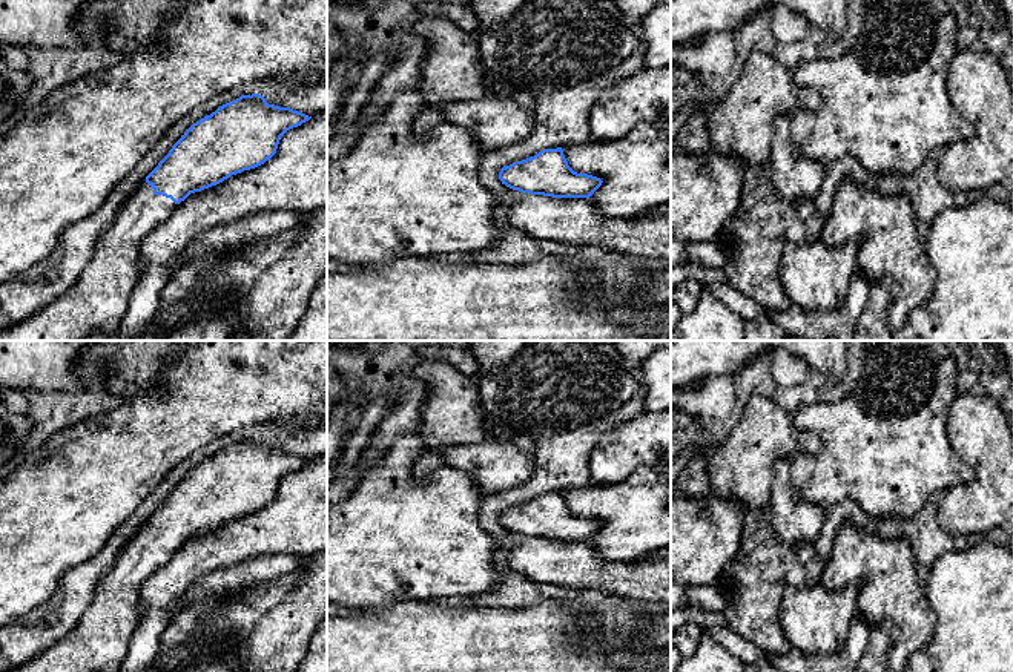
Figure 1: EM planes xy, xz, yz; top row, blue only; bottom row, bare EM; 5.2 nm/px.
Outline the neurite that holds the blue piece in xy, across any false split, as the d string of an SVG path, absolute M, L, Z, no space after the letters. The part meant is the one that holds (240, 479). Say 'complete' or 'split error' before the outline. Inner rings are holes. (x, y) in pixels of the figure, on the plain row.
split error; M252 437L241 439L193 466L121 549L109 572L100 580L94 600L77 628L49 649L8 672L118 672L127 655L130 637L140 624L143 583L190 537L264 508L276 497L281 480L310 462L290 451L269 448L262 439Z

